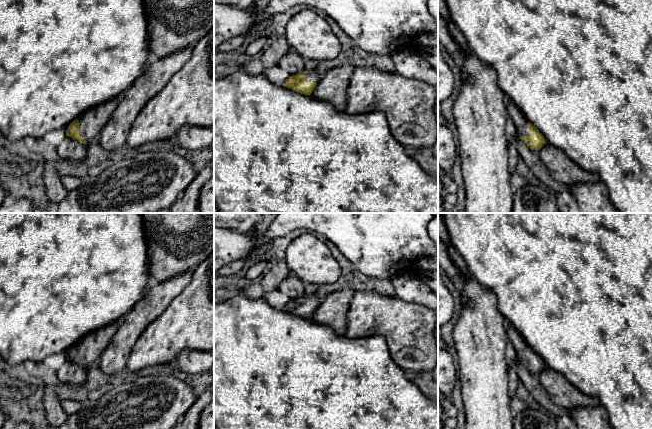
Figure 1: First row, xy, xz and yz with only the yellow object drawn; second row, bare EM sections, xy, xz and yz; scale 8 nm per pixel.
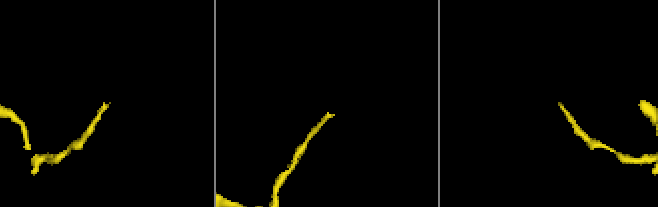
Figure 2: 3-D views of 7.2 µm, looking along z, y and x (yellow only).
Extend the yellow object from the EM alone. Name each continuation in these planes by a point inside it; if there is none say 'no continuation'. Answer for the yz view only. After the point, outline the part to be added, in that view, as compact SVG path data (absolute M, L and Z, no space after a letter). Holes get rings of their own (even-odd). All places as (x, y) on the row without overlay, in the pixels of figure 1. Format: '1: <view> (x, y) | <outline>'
1: yz (518, 342) | M506 322L506 334L508 341L510 341L515 349L516 357L520 360L529 360L530 357L527 355L527 343L521 334L514 328L513 325Z

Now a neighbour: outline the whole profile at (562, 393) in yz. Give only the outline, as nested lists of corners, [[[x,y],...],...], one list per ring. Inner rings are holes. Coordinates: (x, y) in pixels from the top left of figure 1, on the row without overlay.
[[[548,366],[539,374],[539,381],[552,402],[567,411],[600,404],[596,397],[585,394],[572,385],[562,374]]]

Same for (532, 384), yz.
[[[520,362],[517,364],[517,372],[520,381],[525,385],[526,389],[534,397],[538,405],[556,417],[569,415],[569,411],[552,402],[549,395],[540,385],[539,379],[534,378],[527,368]]]

